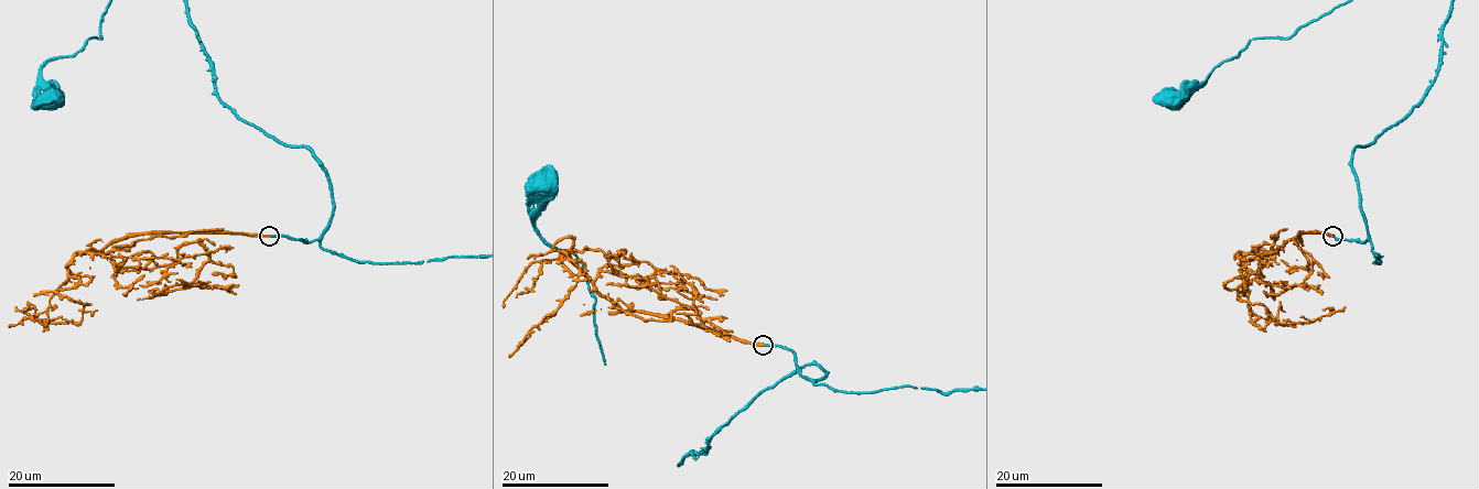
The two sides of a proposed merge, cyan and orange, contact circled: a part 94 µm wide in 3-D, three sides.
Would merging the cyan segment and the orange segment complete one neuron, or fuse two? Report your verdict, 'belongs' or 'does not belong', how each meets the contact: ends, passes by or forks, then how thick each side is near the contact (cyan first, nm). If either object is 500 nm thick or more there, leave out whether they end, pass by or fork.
belongs | cyan ends | orange ends | 300/320 nm

